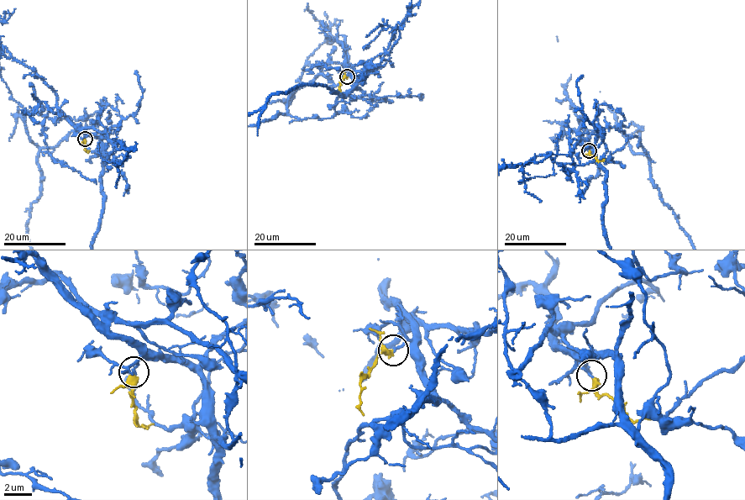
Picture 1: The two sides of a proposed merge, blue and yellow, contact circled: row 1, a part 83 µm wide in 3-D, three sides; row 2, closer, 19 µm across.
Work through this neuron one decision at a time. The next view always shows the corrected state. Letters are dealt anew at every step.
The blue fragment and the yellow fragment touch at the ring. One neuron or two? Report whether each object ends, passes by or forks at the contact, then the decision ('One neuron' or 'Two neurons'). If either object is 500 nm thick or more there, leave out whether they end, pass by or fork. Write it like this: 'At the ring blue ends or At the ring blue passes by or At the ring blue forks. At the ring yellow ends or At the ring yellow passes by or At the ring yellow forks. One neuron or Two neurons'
At the ring blue ends. At the ring yellow passes by. One neuron

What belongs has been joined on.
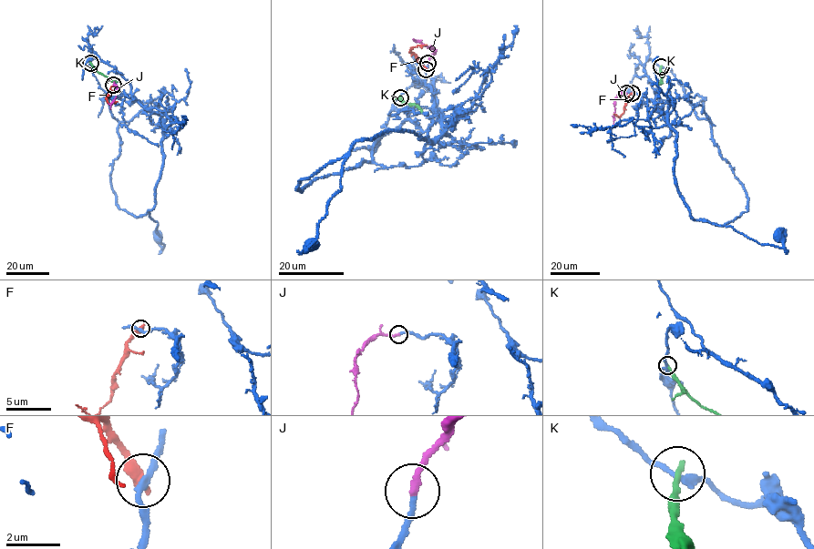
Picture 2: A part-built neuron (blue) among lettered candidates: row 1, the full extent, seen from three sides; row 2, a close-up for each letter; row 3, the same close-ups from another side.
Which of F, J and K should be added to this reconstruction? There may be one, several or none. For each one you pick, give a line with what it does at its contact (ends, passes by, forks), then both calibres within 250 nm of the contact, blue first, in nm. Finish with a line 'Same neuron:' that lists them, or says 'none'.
J: it ends there; 200 nm thick on the blue side, 240 nm on the other
Same neuron: J

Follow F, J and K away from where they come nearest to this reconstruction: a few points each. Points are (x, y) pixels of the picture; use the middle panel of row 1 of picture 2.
F: (426, 69), (409, 51), (414, 46), (426, 45)
J: (428, 62), (433, 48), (413, 38)
K: (400, 96), (403, 102), (417, 105), (421, 112)

